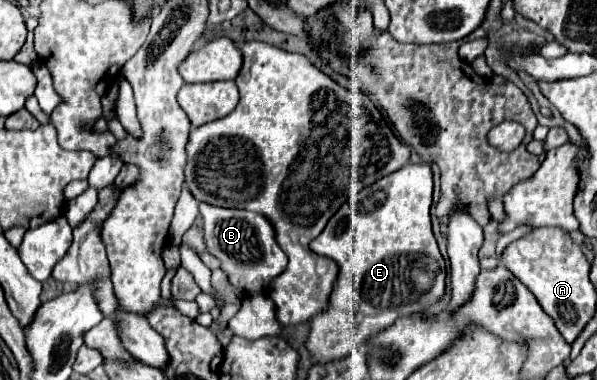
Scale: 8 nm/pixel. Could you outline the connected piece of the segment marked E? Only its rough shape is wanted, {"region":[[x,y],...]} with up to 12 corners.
{"region":[[432,170],[348,198],[310,250],[340,272],[318,362],[444,296]]}

